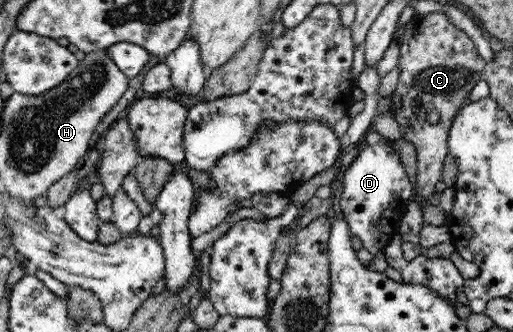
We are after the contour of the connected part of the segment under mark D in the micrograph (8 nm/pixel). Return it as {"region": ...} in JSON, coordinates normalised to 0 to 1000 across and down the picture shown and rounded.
{"region":[[[729,398],[706,416],[715,443],[698,464],[688,494],[671,518],[671,578],[663,608],[667,645],[676,654],[684,708],[708,729],[727,771],[745,762],[776,696],[791,627],[803,608],[803,560],[782,476],[760,440],[764,422]]]}

